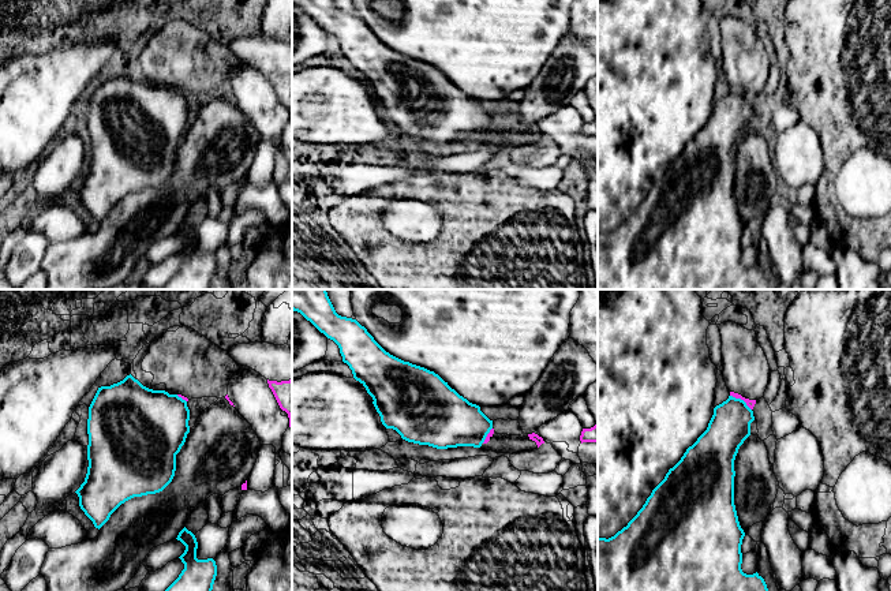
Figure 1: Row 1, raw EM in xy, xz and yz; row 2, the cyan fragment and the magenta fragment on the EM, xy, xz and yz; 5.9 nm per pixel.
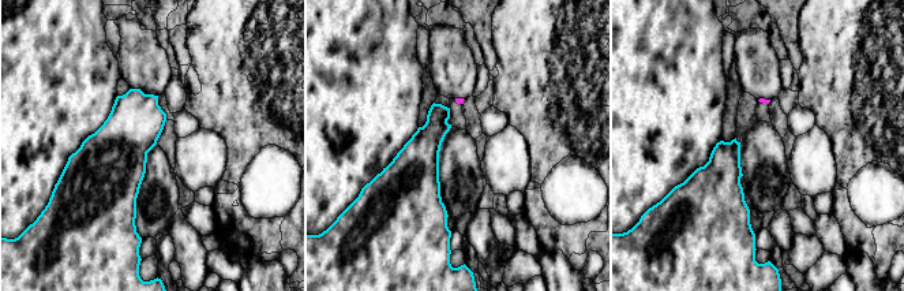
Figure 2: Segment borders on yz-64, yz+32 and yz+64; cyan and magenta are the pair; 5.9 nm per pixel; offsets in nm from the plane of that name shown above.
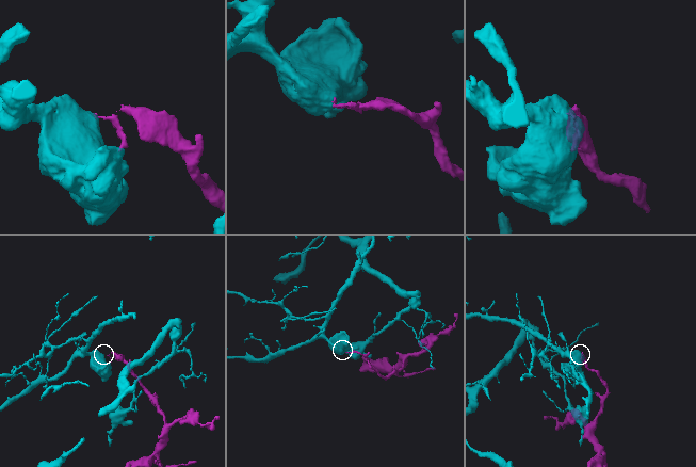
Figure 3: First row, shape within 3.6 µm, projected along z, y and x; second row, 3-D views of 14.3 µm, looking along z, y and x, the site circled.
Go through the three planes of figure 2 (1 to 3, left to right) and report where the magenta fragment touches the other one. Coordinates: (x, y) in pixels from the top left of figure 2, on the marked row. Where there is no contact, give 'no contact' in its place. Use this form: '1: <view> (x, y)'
1: no contact
2: no contact
3: no contact

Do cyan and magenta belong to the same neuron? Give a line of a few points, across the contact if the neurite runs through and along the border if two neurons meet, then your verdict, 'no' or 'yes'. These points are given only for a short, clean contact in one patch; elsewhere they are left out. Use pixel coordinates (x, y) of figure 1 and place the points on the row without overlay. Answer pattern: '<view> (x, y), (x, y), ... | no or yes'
yz (730, 89), (741, 93), (751, 104) | no

